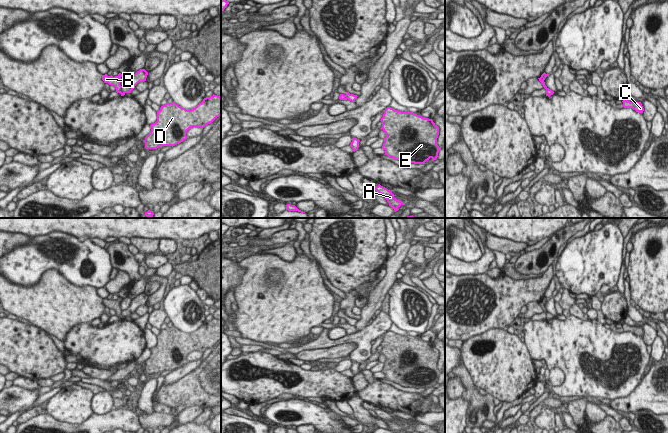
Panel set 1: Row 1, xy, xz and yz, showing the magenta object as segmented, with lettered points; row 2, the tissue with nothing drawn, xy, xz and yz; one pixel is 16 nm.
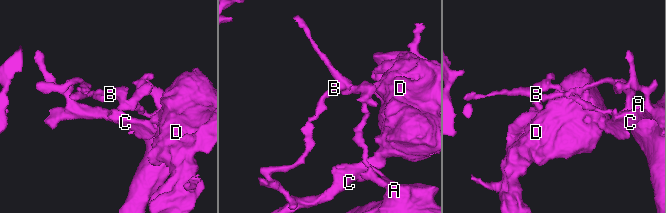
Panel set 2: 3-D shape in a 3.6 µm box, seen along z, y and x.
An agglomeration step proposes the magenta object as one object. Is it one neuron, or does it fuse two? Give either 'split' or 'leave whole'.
split

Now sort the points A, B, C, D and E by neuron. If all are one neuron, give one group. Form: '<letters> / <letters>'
A / B C D E

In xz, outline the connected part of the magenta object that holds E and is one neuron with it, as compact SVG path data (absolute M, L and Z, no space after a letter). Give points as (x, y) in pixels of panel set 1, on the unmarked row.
M387 331L380 345L386 358L382 370L385 379L414 388L437 383L441 374L437 369L439 351L432 343Z

